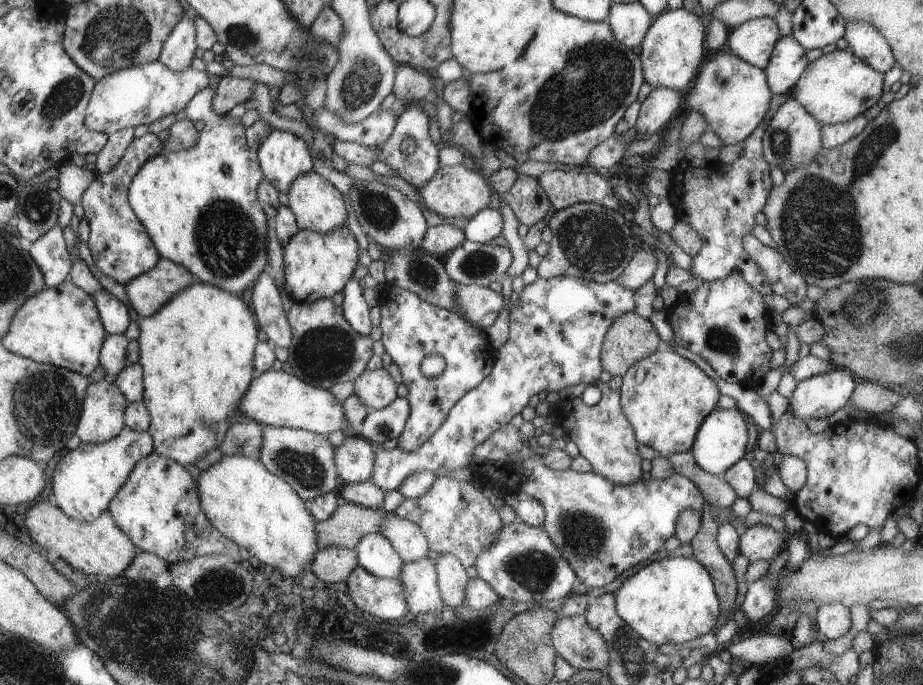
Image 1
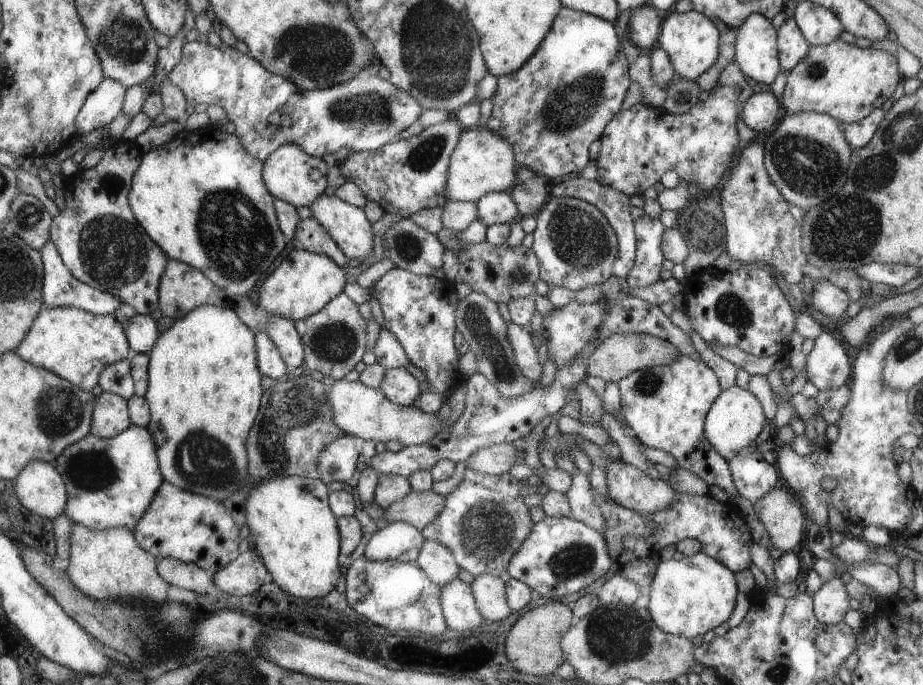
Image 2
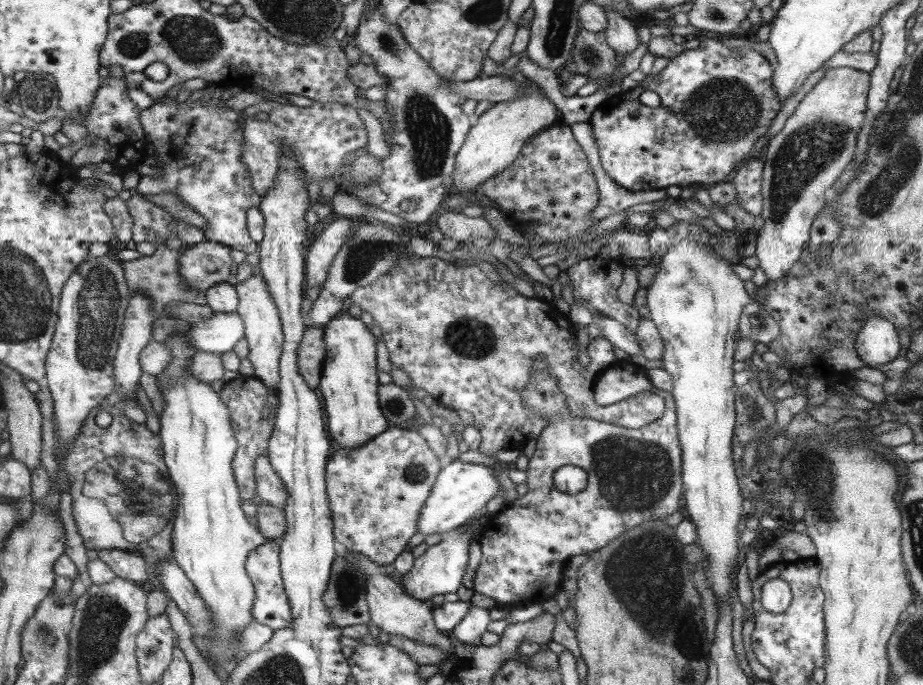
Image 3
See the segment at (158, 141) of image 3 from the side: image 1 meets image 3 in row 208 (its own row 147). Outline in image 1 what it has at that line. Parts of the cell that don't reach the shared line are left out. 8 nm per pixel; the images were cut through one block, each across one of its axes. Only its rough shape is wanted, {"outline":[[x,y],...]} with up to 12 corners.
{"outline":[[220,78],[184,109],[188,150],[130,196],[161,257],[242,294],[266,266],[265,179]]}

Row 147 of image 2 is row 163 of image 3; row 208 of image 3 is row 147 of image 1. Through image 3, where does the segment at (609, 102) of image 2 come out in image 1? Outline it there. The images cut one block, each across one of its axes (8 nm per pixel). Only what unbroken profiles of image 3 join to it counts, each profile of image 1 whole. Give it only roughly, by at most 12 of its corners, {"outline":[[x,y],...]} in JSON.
{"outline":[[554,9],[472,73],[469,116],[518,163],[588,168],[638,98],[607,21]]}

